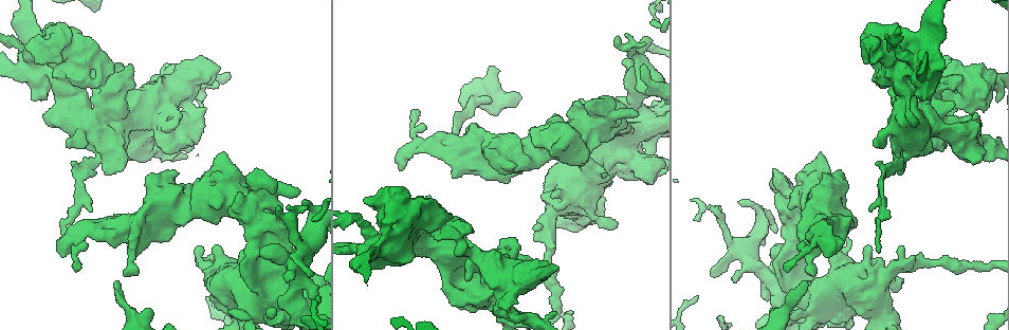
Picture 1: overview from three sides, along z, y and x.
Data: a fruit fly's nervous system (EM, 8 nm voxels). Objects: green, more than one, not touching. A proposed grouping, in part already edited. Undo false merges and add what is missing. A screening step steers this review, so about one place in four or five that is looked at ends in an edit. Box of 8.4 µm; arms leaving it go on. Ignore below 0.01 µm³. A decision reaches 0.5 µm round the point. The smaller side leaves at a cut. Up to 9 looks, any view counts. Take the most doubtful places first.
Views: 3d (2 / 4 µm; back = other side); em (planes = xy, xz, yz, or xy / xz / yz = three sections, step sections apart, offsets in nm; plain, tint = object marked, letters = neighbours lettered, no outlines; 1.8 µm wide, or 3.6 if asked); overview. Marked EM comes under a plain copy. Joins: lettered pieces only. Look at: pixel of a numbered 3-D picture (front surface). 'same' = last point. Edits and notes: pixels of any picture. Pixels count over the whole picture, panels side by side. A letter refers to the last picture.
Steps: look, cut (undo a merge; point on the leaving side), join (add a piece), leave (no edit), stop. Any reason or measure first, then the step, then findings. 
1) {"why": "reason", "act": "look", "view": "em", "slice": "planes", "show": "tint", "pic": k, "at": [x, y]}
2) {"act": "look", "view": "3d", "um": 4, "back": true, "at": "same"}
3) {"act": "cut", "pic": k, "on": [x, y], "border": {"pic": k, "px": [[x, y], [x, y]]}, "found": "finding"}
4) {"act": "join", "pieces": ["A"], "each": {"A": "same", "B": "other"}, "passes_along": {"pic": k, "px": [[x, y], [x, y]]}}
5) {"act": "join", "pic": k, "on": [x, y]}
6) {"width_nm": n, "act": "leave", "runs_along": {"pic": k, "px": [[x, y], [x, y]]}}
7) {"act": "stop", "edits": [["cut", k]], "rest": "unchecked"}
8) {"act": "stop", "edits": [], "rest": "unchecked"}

{"why": "calibre changes", "act": "look", "view": "3d", "um": 2, "pic": 1, "at": [165, 103]}

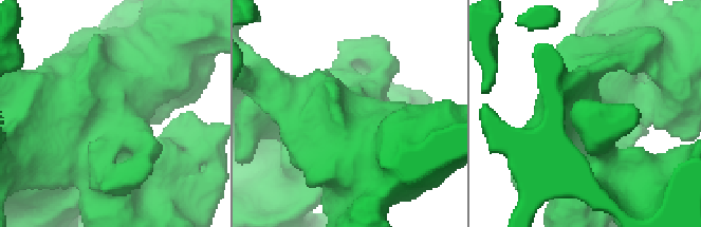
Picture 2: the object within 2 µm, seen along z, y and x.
{"arms": 4, "act": "look", "view": "em", "slice": "planes", "show": "letters", "pic": 2, "at": [110, 106]}

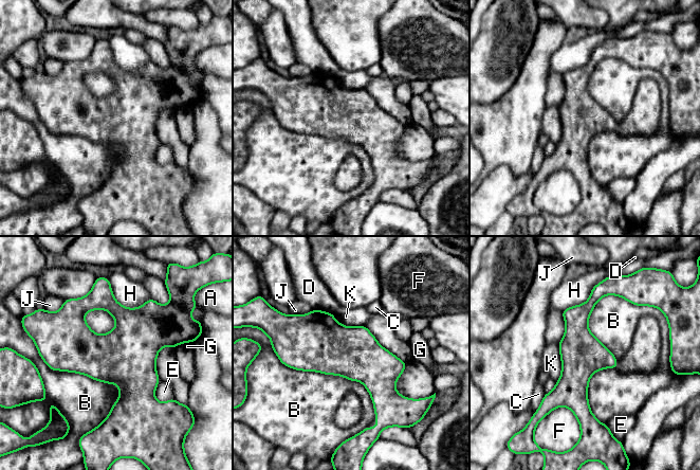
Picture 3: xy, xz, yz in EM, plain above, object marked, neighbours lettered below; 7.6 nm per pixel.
{"act": "leave", "each": {"A": "other", "B": "other", "C": "other", "D": "other", "E": "other", "F": "other", "G": "other", "H": "other", "J": "other", "K": "other"}, "border": {"pic": 3, "px": [[41, 358], [118, 386], [97, 427]]}, "found": "all the same neuron"}

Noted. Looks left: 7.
{"act": "look", "view": "em", "slice": "planes", "show": "letters", "pic": 1, "at": [119, 281]}

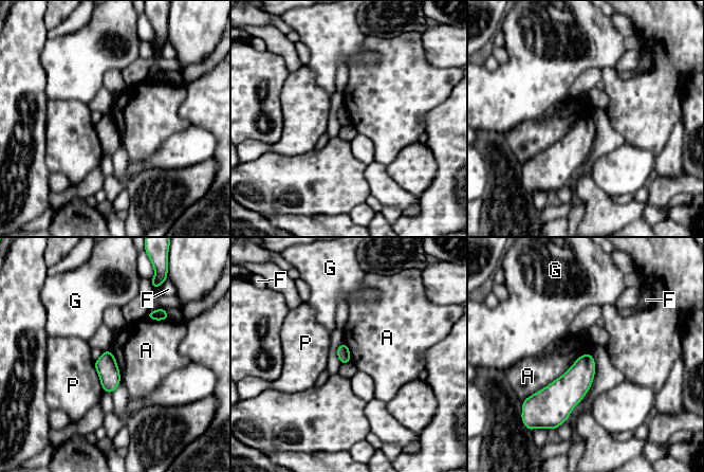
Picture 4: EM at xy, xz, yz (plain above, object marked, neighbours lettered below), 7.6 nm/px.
{"longest_contact_nm": ["A", 600], "act": "leave", "each": {"A": "other", "F": "other", "G": "other", "P": "other"}, "found": "none of them fits"}

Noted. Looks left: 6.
{"why": "thick turns thin", "act": "look", "view": "em", "slice": "xz", "step": 8, "show": "tint", "pic": 1, "at": [439, 222]}

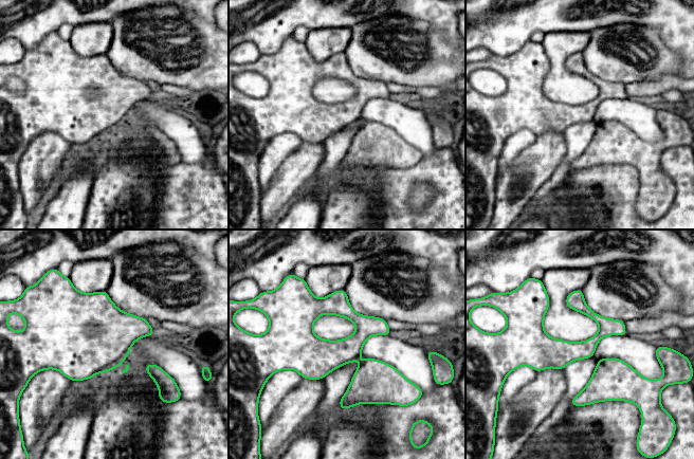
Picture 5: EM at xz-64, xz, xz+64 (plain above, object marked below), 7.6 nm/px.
{"act": "look", "view": "em", "slice": "planes", "show": "tint", "at": "same"}

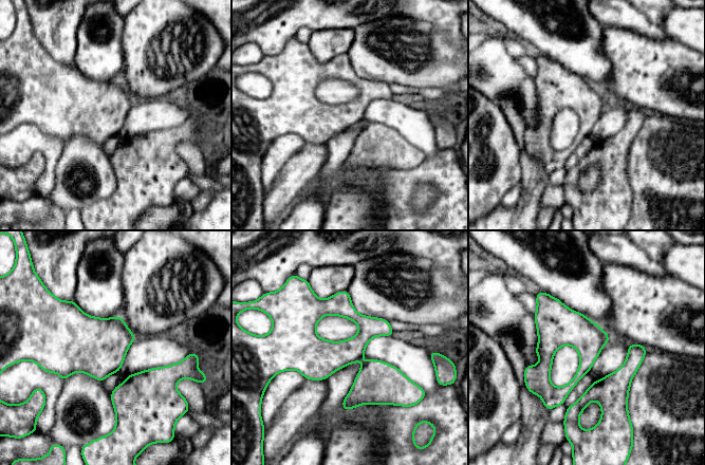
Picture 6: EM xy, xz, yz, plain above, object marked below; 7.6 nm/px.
{"act": "look", "view": "em", "slice": "planes", "show": "letters", "at": "same"}

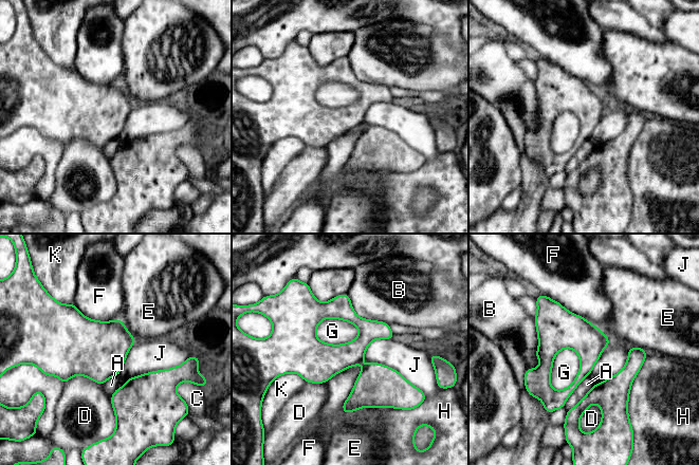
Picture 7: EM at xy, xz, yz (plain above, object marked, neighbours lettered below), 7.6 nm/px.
{"width_nm": 220, "act": "leave", "each": {"A": "other", "B": "other", "C": "other", "D": "other", "E": "other", "F": "other", "G": "other", "H": "other", "J": "other", "K": "other"}, "found": "one neuron here"}

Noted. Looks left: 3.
{"act": "look", "view": "em", "slice": "planes", "show": "letters", "pic": 1, "at": [260, 197]}

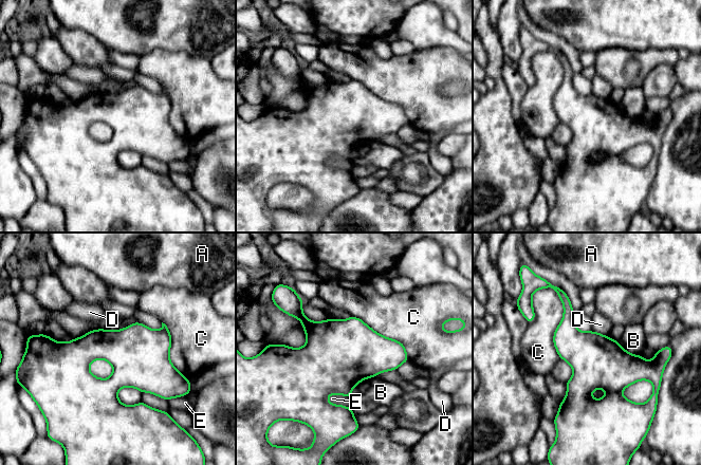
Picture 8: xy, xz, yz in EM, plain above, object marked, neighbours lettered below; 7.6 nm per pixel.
{"longest_contact_nm": ["C", 550], "act": "leave", "each": {"A": "other", "B": "other", "C": "other", "D": "other", "E": "other"}, "border": {"pic": 8, "px": [[592, 330], [606, 336]]}, "found": "continuous, no second neuron"}

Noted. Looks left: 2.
{"act": "stop", "edits": [], "rest": "unchecked"}

